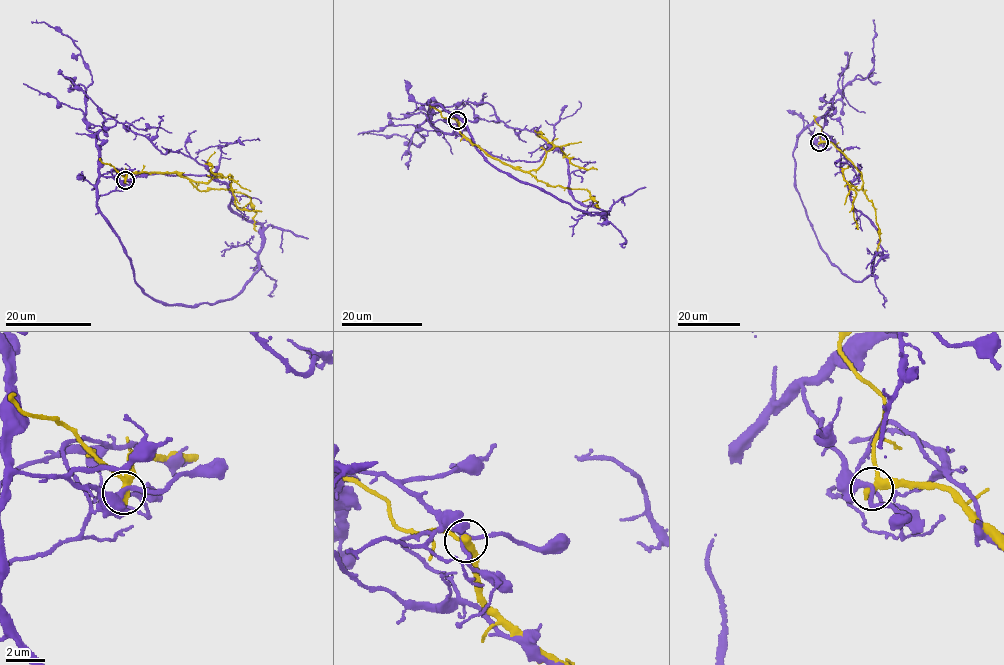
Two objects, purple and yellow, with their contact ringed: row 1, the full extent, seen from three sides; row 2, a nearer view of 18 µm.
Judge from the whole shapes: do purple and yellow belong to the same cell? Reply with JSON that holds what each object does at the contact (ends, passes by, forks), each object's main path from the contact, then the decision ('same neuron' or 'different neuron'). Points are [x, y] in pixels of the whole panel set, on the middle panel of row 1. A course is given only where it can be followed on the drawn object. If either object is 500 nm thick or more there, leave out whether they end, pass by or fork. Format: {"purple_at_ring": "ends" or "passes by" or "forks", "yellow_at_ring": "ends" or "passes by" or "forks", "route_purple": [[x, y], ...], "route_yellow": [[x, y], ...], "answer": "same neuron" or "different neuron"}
{"purple_at_ring": "forks", "yellow_at_ring": "passes by", "route_purple": [[456, 120], [444, 121], [506, 160], [537, 161], [549, 148], [559, 150], [570, 193], [605, 211], [625, 247]], "route_yellow": [[456, 120], [462, 133], [488, 154], [513, 167], [537, 169], [548, 151], [558, 146], [571, 164], [597, 170]], "answer": "different neuron"}

